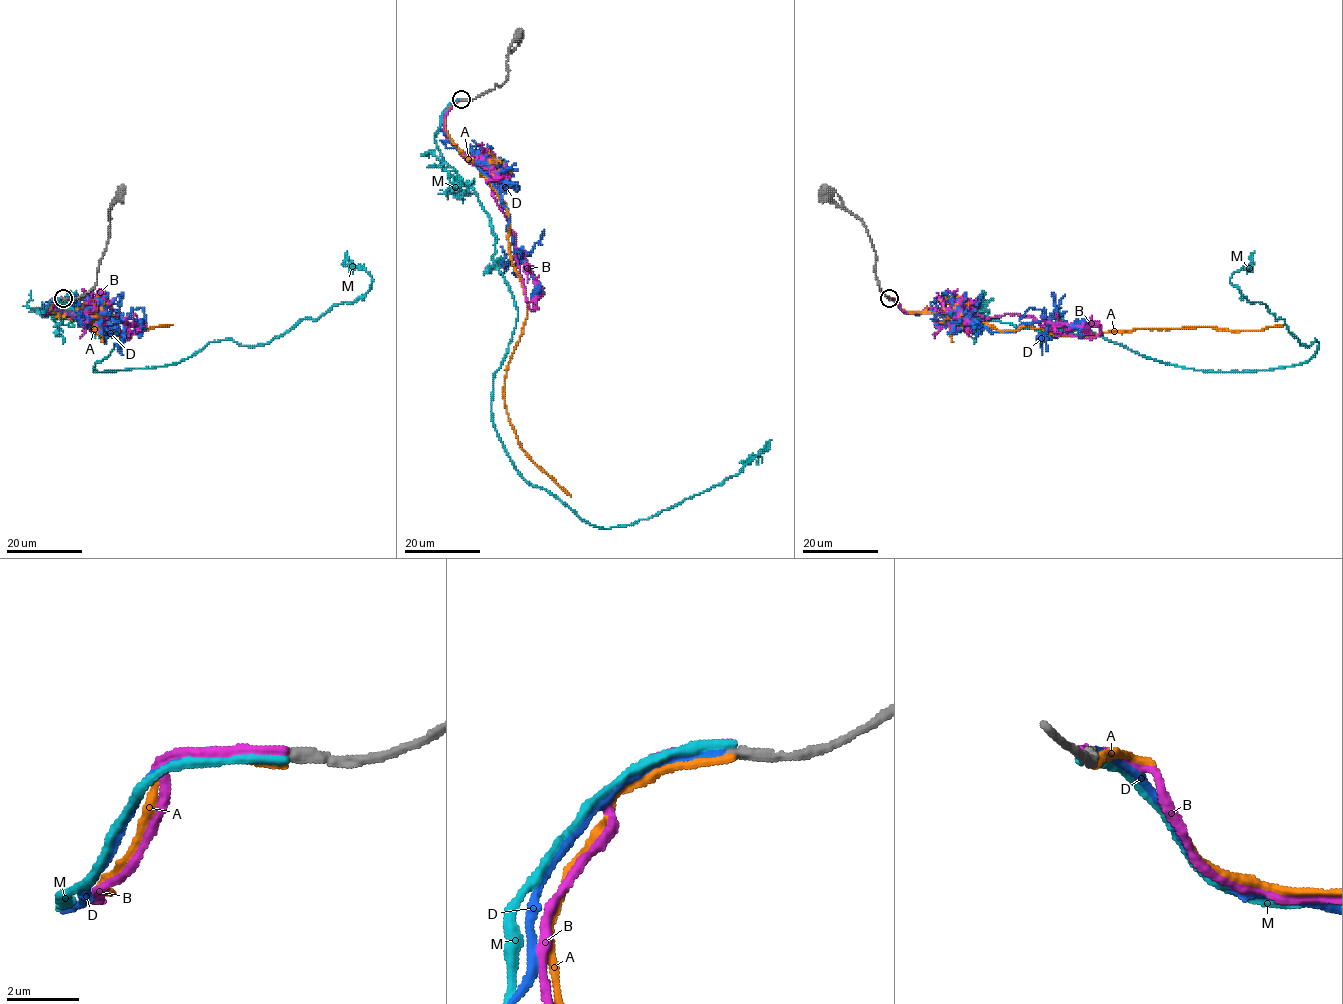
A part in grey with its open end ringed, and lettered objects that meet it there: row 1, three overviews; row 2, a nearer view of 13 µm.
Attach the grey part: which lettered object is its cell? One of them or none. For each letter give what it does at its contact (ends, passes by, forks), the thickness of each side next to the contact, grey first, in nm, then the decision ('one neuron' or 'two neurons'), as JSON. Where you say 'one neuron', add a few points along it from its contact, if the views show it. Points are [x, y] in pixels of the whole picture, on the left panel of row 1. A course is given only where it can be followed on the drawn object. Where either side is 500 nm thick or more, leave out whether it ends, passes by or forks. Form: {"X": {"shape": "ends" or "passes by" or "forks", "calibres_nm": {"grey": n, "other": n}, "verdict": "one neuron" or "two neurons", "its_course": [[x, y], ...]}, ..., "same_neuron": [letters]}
{"A": {"shape": "ends", "calibres_nm": {"grey": 360, "other": 200}, "verdict": "two neurons"}, "B": {"shape": "ends", "calibres_nm": {"grey": 360, "other": 320}, "verdict": "two neurons"}, "D": {"shape": "ends", "calibres_nm": {"grey": 360, "other": 240}, "verdict": "one neuron", "its_course": [[64, 298], [55, 298], [42, 314], [78, 313], [105, 332], [117, 321], [139, 327], [134, 324]]}, "M": {"shape": "ends", "calibres_nm": {"grey": 360, "other": 300}, "verdict": "two neurons"}, "same_neuron": ["D"]}

